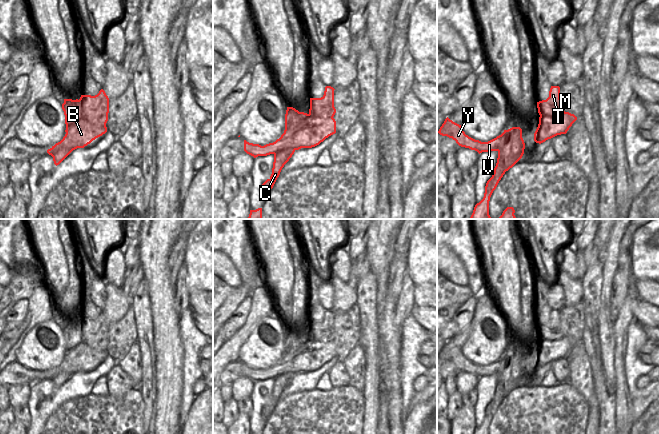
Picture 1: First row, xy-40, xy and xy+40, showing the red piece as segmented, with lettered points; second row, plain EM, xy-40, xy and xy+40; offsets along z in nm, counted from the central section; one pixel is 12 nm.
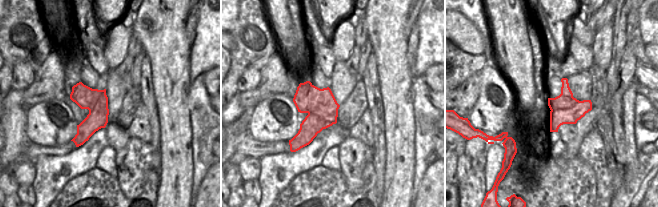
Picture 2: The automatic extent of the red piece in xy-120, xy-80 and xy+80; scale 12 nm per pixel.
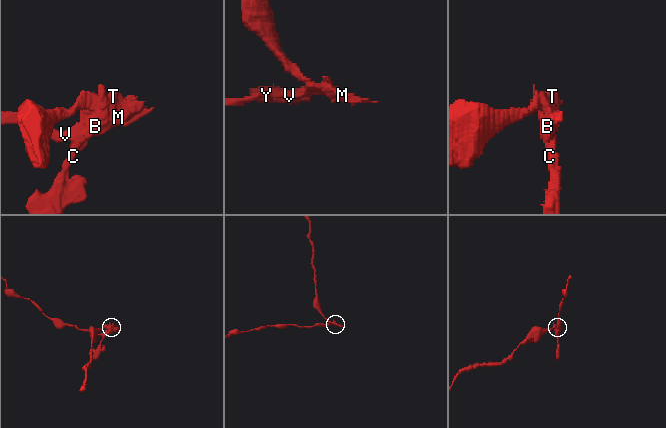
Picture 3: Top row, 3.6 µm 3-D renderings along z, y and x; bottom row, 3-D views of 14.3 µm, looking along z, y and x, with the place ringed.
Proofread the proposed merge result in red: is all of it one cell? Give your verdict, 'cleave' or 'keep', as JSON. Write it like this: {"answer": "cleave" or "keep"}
{"answer": "cleave"}

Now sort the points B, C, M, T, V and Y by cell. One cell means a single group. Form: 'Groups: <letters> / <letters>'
Groups: B C T / M V Y.

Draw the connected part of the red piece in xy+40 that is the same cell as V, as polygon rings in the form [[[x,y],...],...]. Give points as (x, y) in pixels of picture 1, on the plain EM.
[[[447,341],[438,357],[442,360],[452,362],[459,370],[475,374],[479,378],[482,376],[498,375],[511,364],[513,359],[516,360],[516,364],[521,369],[525,370],[522,362],[522,353],[520,351],[512,351],[508,354],[504,354],[504,356],[496,362],[488,366],[481,366],[466,359],[461,349],[453,346]]]

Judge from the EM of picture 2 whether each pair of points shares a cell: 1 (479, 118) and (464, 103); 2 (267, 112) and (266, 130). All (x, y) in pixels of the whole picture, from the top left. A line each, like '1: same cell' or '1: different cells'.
1: different cells
2: same cell

